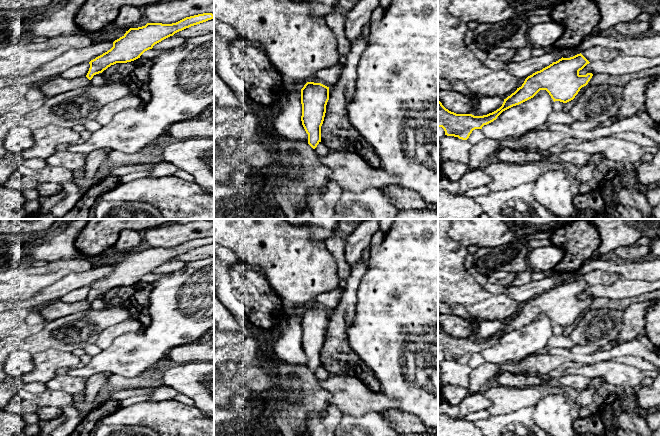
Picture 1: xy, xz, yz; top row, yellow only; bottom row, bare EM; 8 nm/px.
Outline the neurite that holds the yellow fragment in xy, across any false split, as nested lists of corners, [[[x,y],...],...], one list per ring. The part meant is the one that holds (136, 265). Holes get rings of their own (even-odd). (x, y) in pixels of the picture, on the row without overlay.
[[[203,237],[186,241],[172,248],[147,247],[142,251],[130,252],[122,261],[113,266],[110,274],[89,286],[90,292],[86,301],[91,304],[94,299],[102,297],[111,289],[134,285],[162,264],[213,242],[212,237]]]

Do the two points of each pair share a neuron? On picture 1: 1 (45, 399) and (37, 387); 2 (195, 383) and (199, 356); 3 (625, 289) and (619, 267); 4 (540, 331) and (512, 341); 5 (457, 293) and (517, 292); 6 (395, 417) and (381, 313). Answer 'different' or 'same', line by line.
1: different
2: different
3: different
4: same
5: different
6: different

